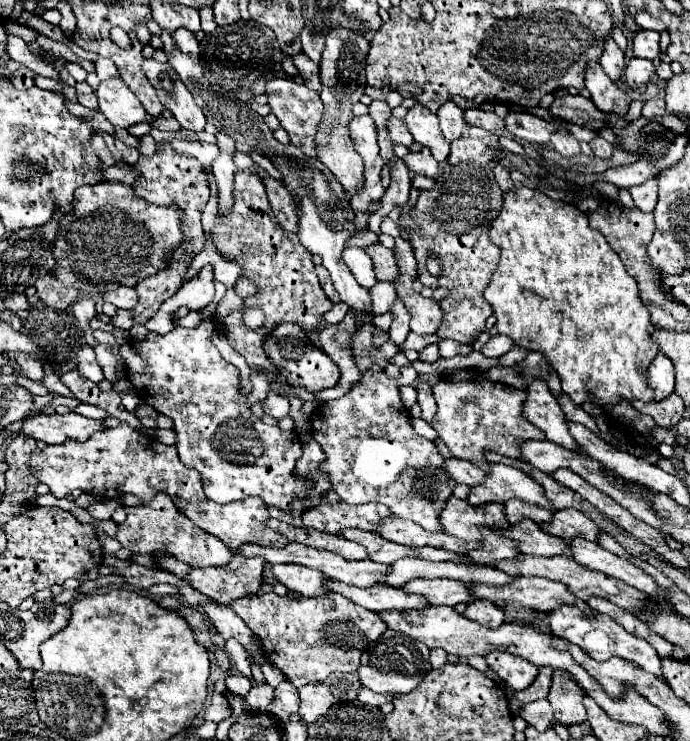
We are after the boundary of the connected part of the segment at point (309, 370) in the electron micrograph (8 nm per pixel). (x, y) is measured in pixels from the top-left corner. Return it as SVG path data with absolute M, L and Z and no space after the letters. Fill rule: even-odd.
M293 323L275 325L271 335L267 335L263 349L271 359L271 363L277 367L279 375L285 375L289 385L293 387L303 387L309 393L317 393L321 389L335 387L339 381L339 375L341 375L339 367L331 361L331 357L327 357L327 353L323 353L319 347L315 347L309 341L307 333L299 325L293 325Z

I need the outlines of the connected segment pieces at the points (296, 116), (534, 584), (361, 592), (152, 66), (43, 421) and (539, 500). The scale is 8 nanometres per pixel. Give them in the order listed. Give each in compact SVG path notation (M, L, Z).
M275 77L267 83L267 105L271 107L271 113L279 119L281 127L291 135L291 141L303 149L305 157L311 157L315 159L317 157L317 145L315 145L315 135L317 135L317 129L323 121L323 103L319 99L319 93L317 91L311 91L309 87L305 85L299 85L295 83L293 79L281 79L281 77Z
M517 575L515 581L505 585L467 583L467 591L473 595L473 599L487 599L493 603L499 601L517 603L521 607L529 607L537 611L551 611L563 603L575 603L583 611L589 611L589 605L581 599L575 599L575 595L567 591L567 587L545 577Z
M325 581L329 591L337 591L349 601L369 609L369 611L385 611L385 609L423 609L427 601L423 597L415 597L411 593L403 593L403 589L391 585L373 585L373 587L353 587L339 581Z
M143 59L143 73L157 91L159 101L165 109L173 113L173 117L181 123L183 129L201 131L205 127L205 115L195 105L193 95L185 87L185 83L179 79L175 69L169 61L161 63L157 59Z
M67 413L67 415L31 415L27 419L21 421L23 423L23 433L29 437L35 437L43 443L55 445L55 443L63 443L67 439L77 439L77 441L85 441L91 437L91 433L107 429L103 425L103 421L93 421L87 419L83 415L77 413Z
M491 463L489 473L485 475L483 485L473 485L471 493L467 497L469 505L483 505L483 503L503 503L507 499L521 499L527 503L543 505L549 511L555 511L547 501L543 501L543 489L537 485L531 477L527 477L523 471Z

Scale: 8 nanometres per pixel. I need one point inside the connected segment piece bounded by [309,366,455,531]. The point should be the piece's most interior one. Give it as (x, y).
(373, 454)

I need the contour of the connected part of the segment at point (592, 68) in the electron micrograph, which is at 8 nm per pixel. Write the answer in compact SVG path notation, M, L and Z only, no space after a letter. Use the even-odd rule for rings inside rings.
M587 61L585 87L589 89L591 101L595 103L595 107L599 111L603 111L603 113L613 111L619 115L625 115L629 111L631 97L607 77L607 73L601 69L601 65L597 61Z

